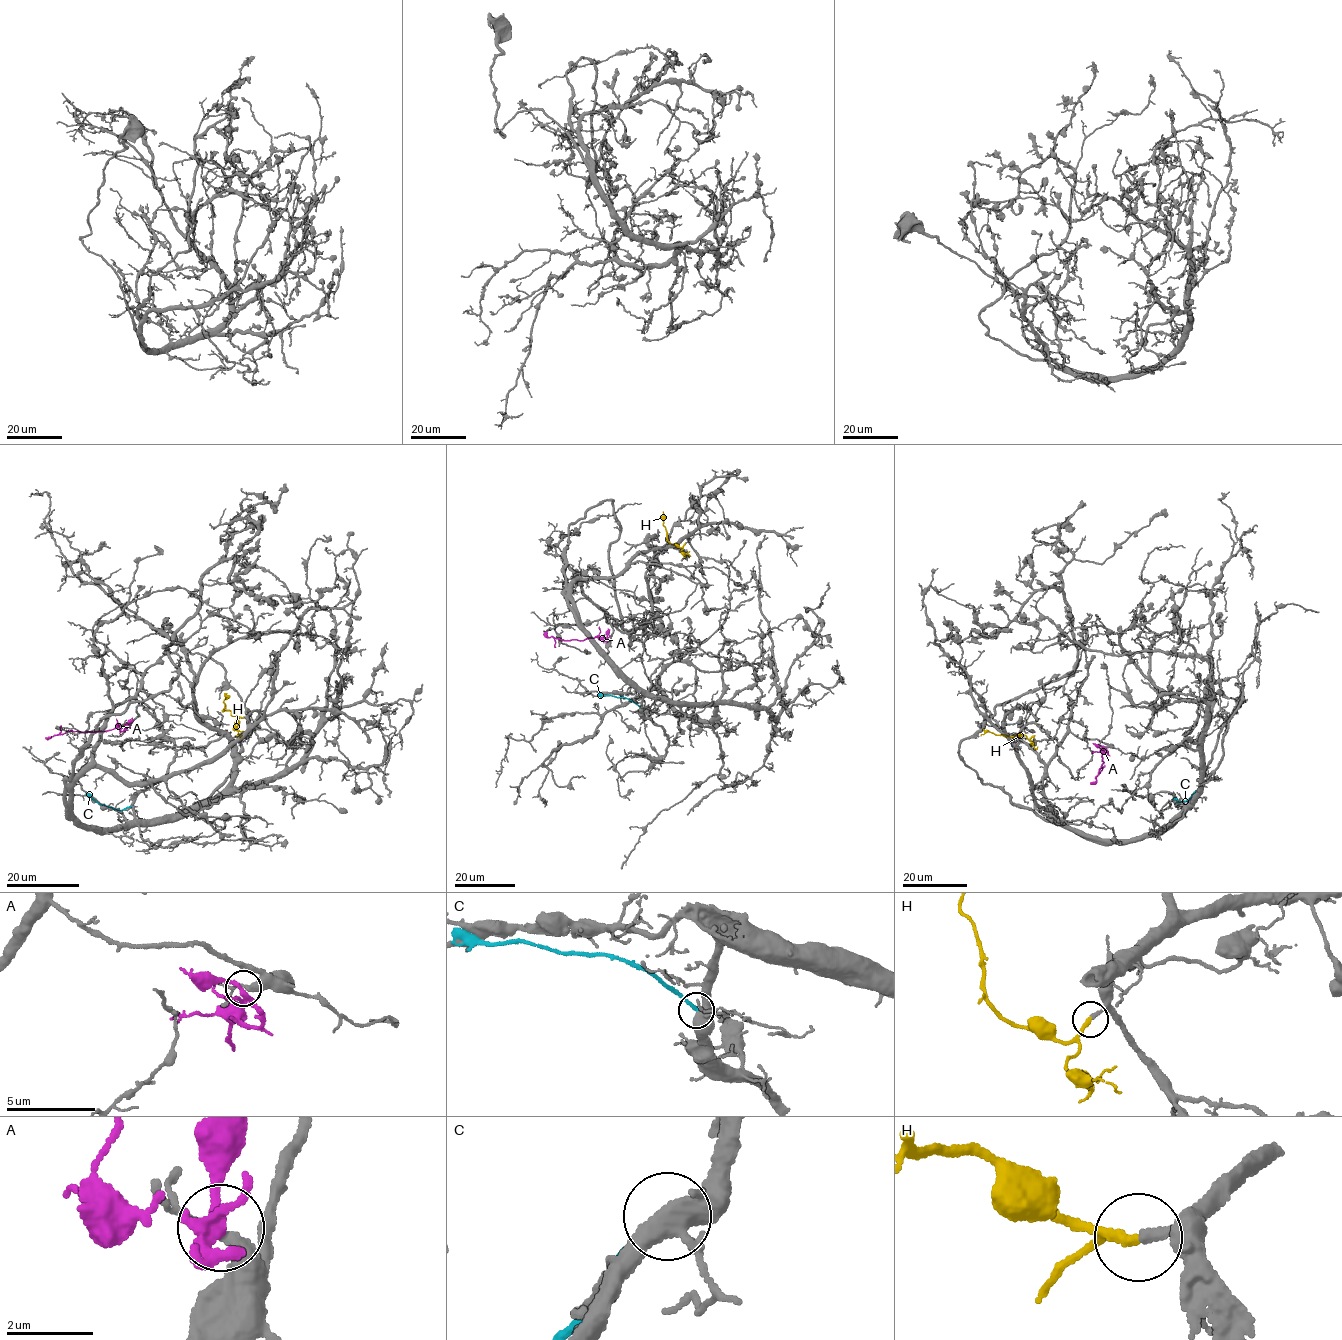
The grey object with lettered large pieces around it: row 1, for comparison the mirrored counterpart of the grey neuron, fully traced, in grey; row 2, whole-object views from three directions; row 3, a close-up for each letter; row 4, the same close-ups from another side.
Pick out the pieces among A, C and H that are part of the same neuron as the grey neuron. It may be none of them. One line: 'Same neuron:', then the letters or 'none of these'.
Same neuron: H

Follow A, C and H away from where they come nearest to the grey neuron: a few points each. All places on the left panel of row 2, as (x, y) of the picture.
A: (127, 724), (122, 731), (119, 728), (94, 732), (67, 730), (46, 738)
C: (131, 806), (114, 809), (99, 804), (86, 794)
H: (243, 717), (223, 709), (226, 699)

